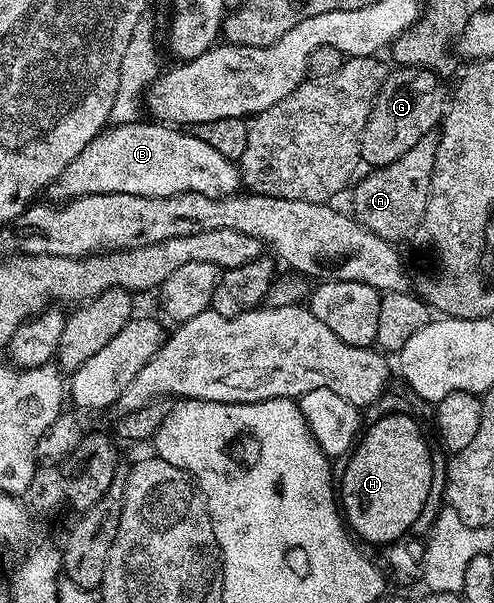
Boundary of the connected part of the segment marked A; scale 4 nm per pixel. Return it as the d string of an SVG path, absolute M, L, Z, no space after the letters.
M438 135L421 138L417 146L405 150L401 158L383 168L368 171L368 176L355 188L354 219L373 234L392 242L406 241L417 230L421 218L425 218L425 206L431 193L431 175Z

